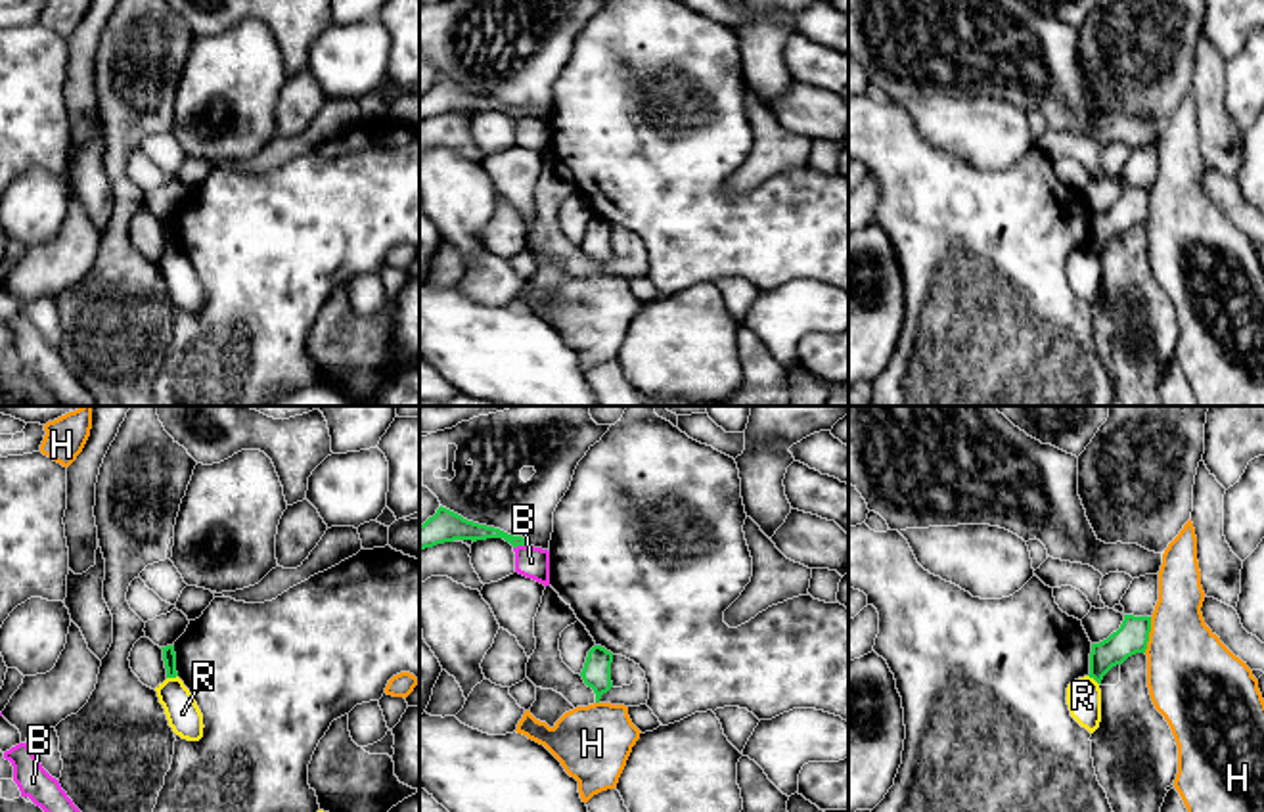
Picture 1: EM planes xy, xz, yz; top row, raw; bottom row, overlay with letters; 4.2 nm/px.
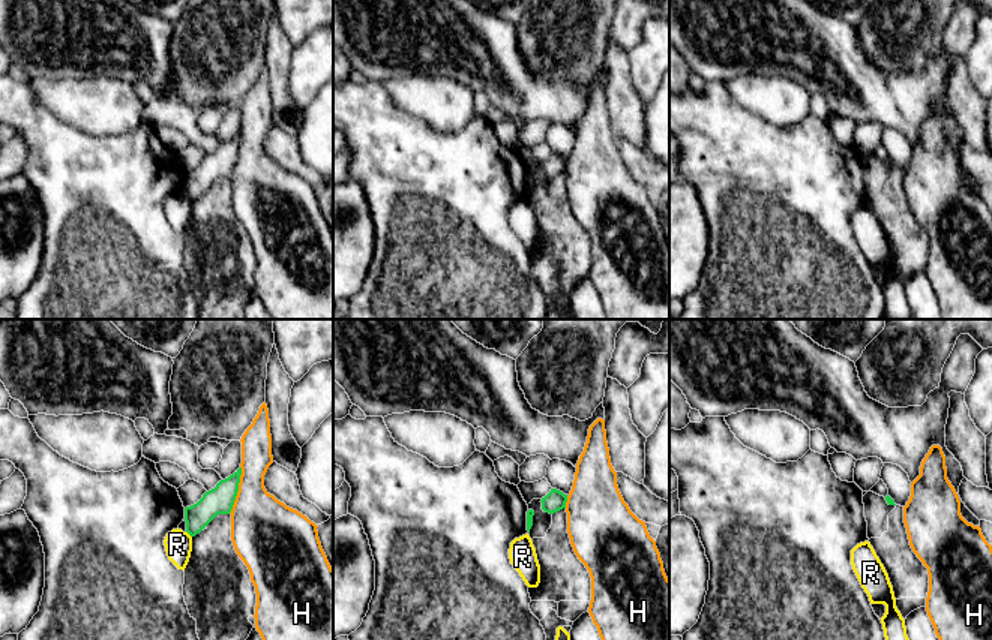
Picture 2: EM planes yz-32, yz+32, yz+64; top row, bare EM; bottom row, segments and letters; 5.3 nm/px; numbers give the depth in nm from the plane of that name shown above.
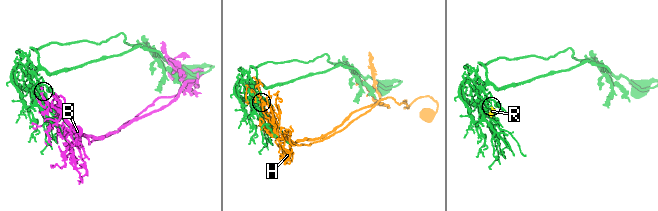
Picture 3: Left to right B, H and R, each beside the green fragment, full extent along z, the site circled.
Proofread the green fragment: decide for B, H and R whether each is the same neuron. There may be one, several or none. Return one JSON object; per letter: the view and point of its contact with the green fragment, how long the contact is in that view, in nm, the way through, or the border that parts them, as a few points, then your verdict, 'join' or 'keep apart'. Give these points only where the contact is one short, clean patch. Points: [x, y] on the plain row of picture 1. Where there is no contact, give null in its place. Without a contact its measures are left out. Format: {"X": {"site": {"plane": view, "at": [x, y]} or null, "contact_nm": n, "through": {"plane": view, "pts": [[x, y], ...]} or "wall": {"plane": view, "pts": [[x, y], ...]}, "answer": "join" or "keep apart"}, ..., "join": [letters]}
{"B": {"site": {"plane": "xz", "at": [519, 115]}, "contact_nm": 60, "answer": "keep apart"}, "H": {"site": {"plane": "yz", "at": [1148, 205]}, "contact_nm": 160, "answer": "keep apart"}, "R": {"site": {"plane": "xy", "at": [171, 248]}, "contact_nm": 50, "wall": {"plane": "xy", "pts": [[177, 246], [167, 249]]}, "answer": "keep apart"}, "join": []}

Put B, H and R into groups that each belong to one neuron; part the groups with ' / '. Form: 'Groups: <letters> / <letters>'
Groups: B / H / R

